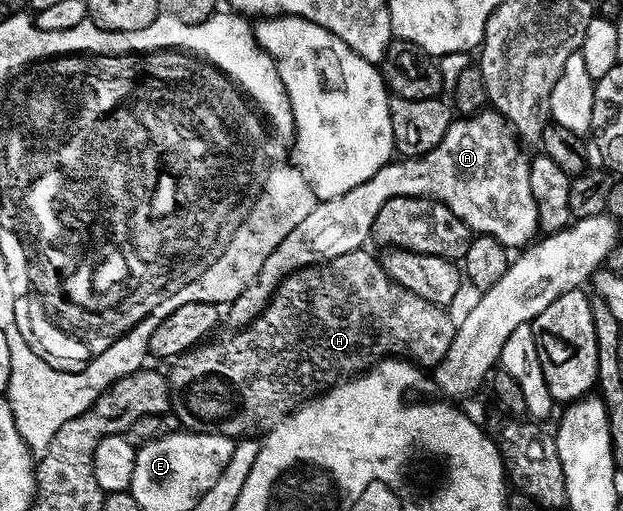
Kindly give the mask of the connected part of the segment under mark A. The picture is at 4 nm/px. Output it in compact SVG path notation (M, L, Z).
M485 107L479 113L464 115L453 120L442 143L438 143L438 147L434 147L425 157L393 159L381 167L366 183L358 183L358 187L350 187L346 195L317 201L310 215L306 215L306 219L302 219L302 223L298 223L298 227L294 227L294 231L290 231L290 235L286 235L286 239L282 239L282 243L278 243L278 247L270 251L266 263L262 263L262 271L258 271L258 275L246 287L246 291L242 291L242 295L238 295L235 301L231 302L226 313L227 320L229 317L236 327L250 324L259 313L264 311L272 294L288 274L296 269L304 269L320 261L329 261L338 255L346 255L350 251L361 248L365 244L364 240L367 242L372 236L372 224L378 211L382 211L382 203L395 197L430 197L433 201L441 201L446 207L450 207L450 211L454 211L454 215L458 215L458 219L467 223L473 234L492 236L505 247L527 246L537 236L540 220L538 206L534 203L534 191L530 191L530 167L528 166L530 157L523 151L525 152L512 126L501 113L491 107Z

